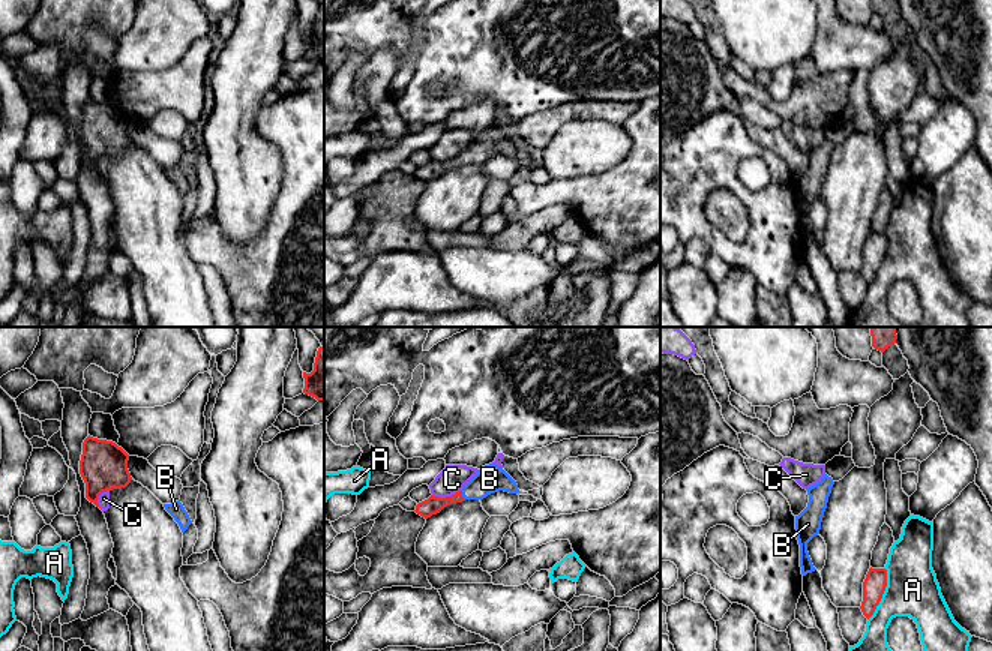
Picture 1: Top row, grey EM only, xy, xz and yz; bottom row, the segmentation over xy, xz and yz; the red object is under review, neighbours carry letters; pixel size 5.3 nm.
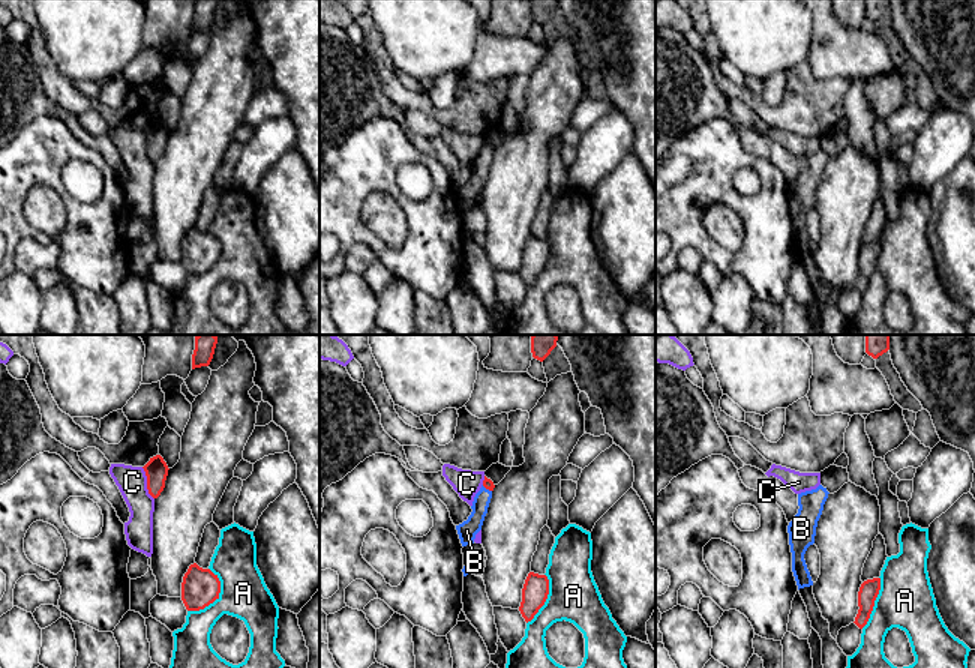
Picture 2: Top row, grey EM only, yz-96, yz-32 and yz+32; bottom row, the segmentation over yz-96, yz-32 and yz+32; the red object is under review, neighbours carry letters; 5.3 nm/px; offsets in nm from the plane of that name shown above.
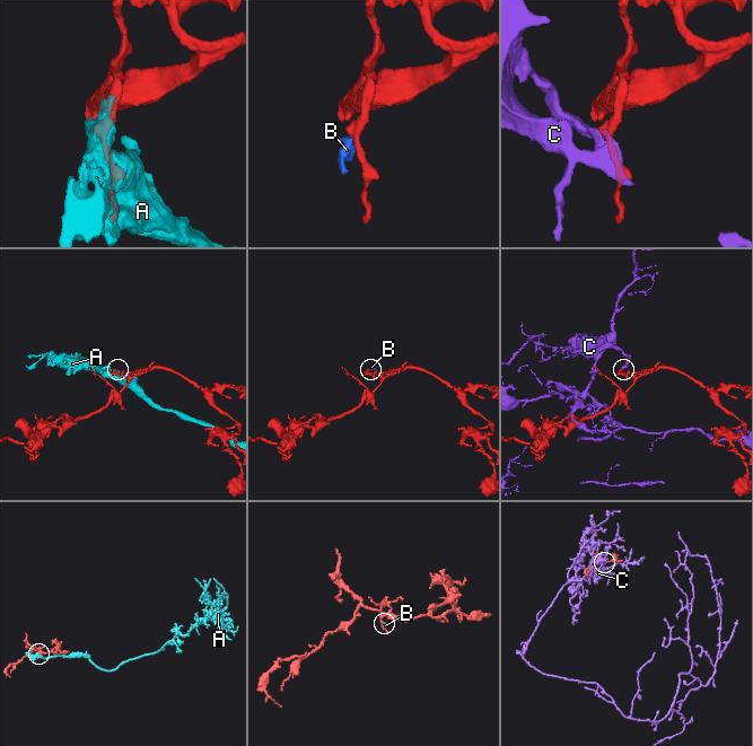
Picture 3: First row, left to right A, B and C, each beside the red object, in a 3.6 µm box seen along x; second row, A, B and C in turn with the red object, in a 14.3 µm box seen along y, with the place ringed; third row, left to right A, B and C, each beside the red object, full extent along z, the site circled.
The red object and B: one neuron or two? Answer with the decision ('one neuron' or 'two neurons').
one neuron

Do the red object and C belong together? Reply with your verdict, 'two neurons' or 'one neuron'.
two neurons

